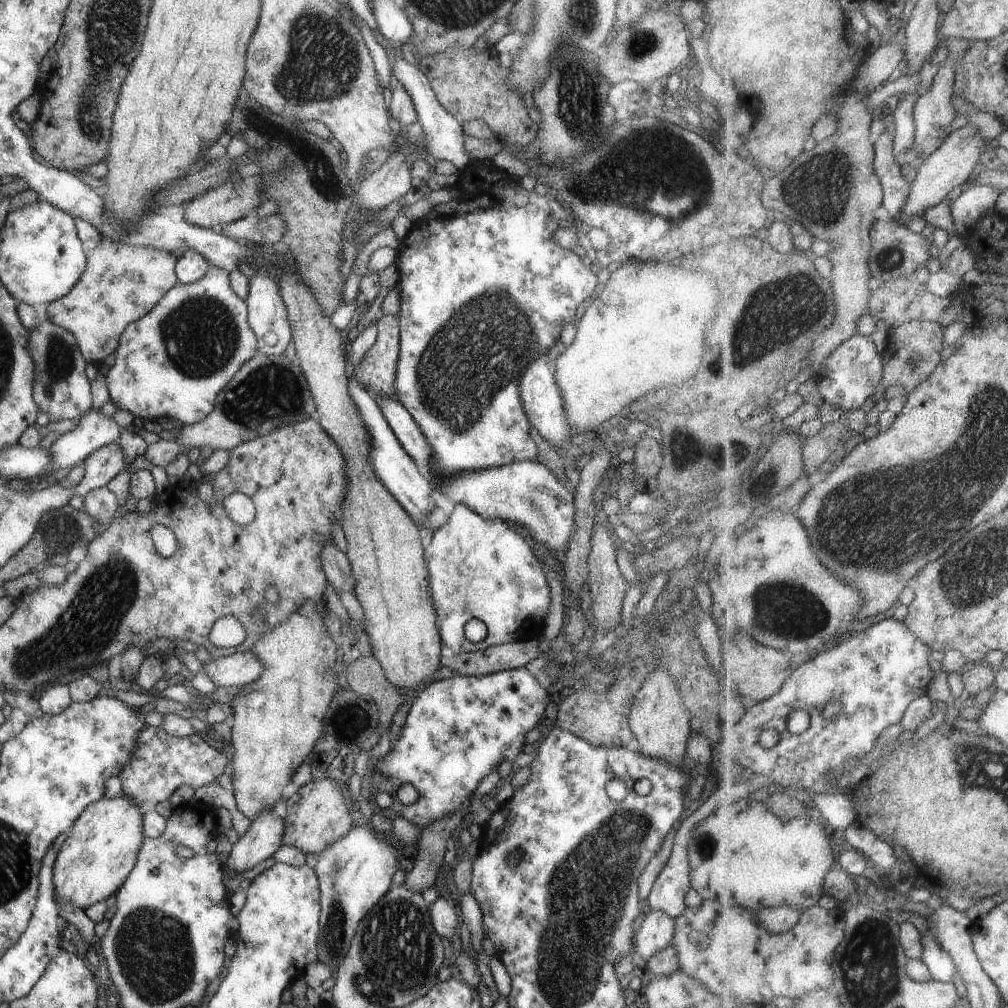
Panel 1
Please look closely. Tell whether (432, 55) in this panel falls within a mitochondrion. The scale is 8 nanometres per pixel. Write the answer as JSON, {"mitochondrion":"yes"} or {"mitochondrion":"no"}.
{"mitochondrion":"no"}

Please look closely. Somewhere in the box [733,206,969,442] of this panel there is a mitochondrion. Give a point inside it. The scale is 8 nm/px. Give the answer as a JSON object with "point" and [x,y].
{"point":[888,258]}

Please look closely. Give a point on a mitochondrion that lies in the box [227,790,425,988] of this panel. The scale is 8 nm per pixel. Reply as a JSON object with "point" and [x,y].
{"point":[333,942]}

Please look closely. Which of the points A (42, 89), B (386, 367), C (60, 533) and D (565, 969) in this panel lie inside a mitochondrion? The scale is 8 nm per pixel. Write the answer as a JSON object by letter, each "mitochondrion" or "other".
{"A":"other","B":"other","C":"mitochondrion","D":"mitochondrion"}

